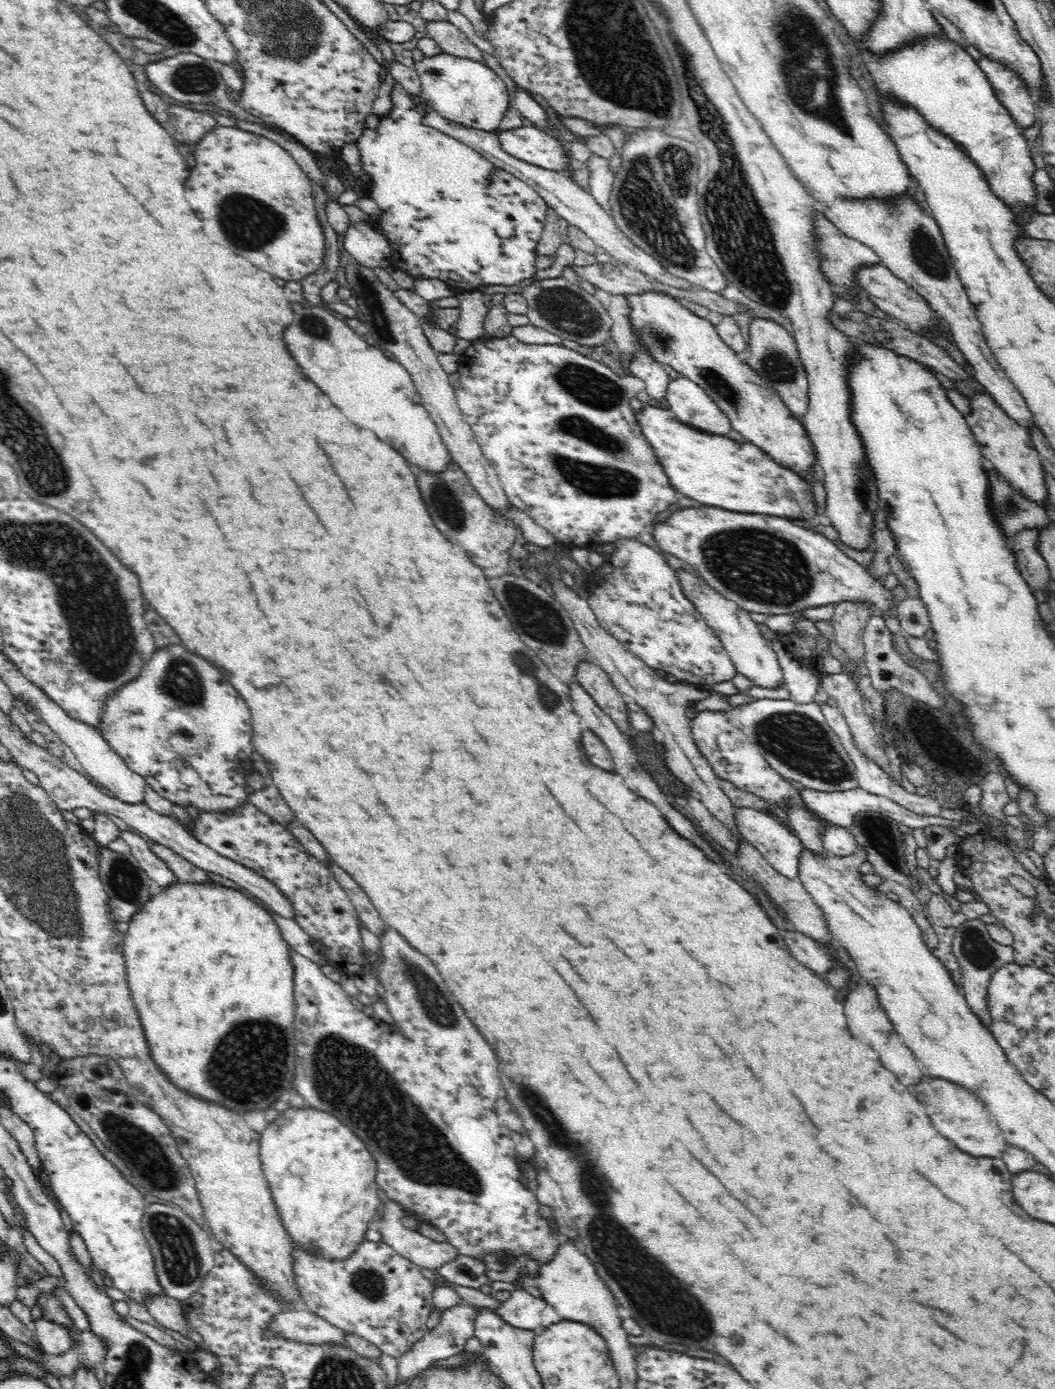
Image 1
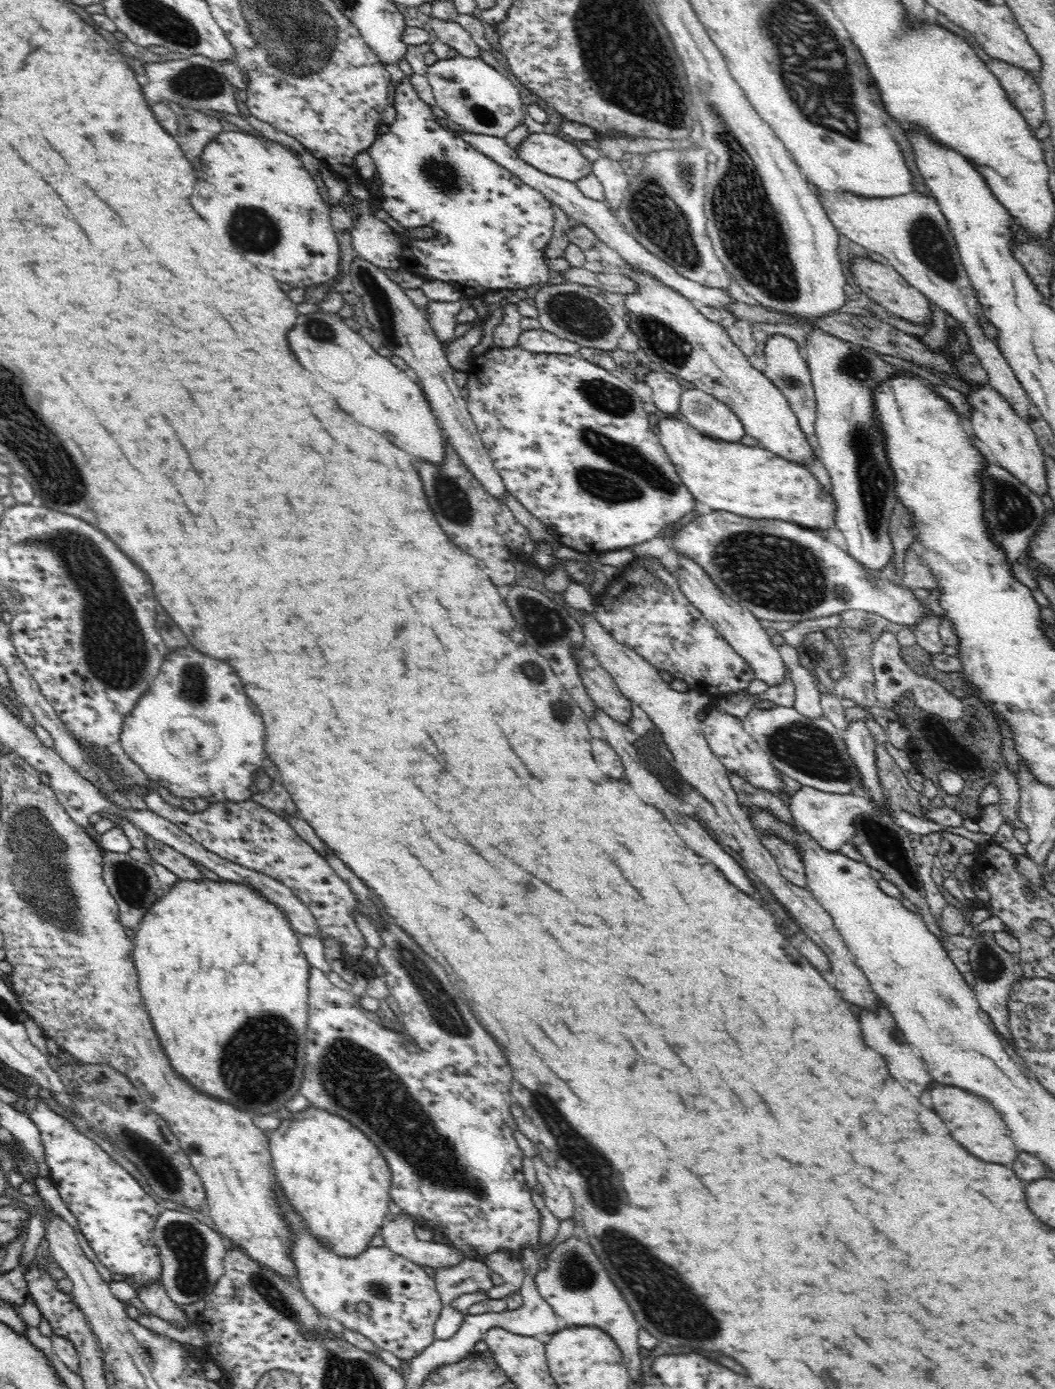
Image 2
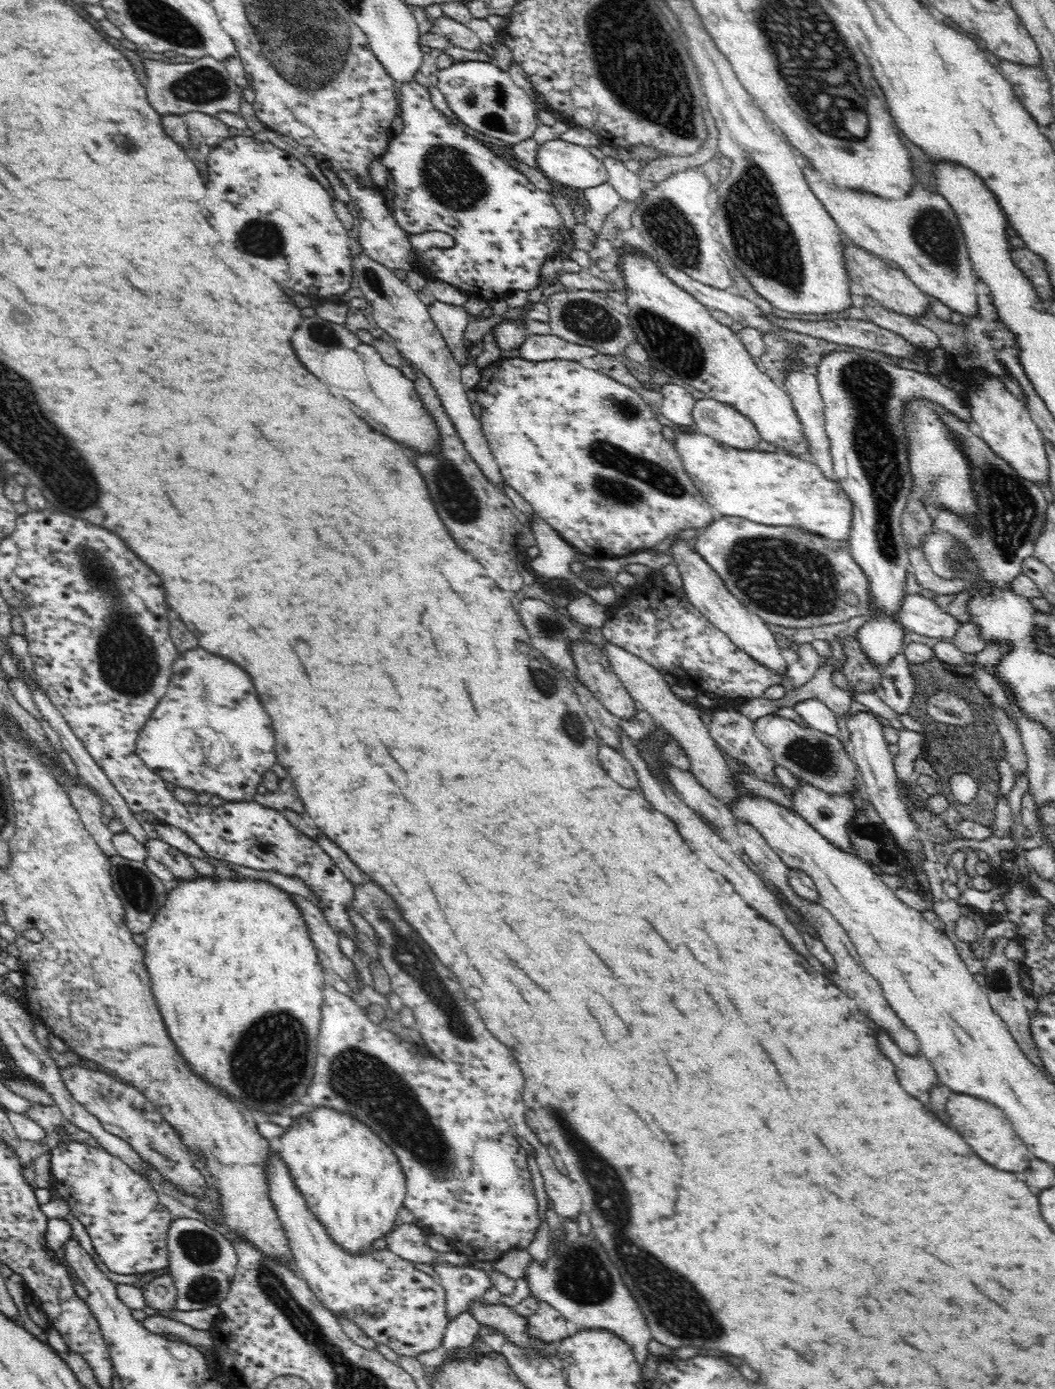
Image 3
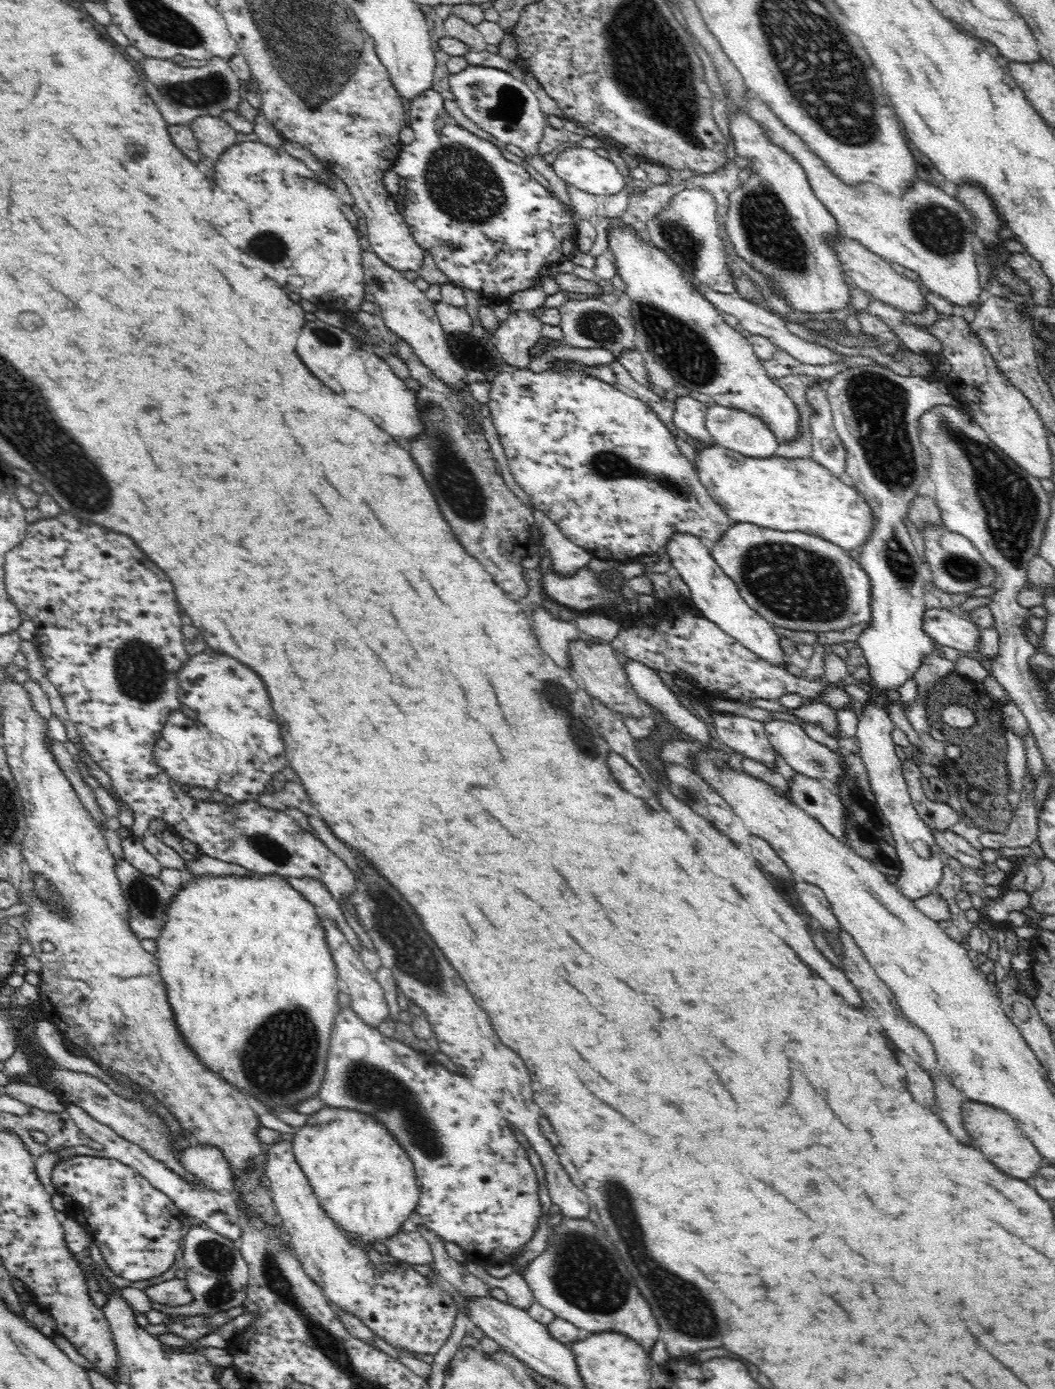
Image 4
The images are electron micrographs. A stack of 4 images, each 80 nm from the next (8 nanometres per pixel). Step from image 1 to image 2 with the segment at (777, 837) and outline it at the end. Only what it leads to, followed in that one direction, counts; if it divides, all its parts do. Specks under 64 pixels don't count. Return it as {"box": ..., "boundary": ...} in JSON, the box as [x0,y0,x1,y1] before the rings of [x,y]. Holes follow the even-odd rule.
{"box":[761,836,810,891],"boundary":[[[761,836],[761,841],[764,843],[764,847],[768,848],[770,854],[776,859],[780,872],[785,878],[797,888],[810,891],[802,859],[798,855],[799,852],[793,846],[787,844],[784,839]]]}

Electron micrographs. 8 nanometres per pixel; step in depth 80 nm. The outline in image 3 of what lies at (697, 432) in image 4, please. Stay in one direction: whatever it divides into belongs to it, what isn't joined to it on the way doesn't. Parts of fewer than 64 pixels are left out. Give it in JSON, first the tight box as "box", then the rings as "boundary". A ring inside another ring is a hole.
{"box":[661,384,697,431],"boundary":[[[676,384],[662,386],[661,393],[664,396],[661,414],[680,427],[691,428],[690,431],[696,431],[697,424],[695,424],[692,410],[695,408],[697,398],[686,392],[684,387]]]}

